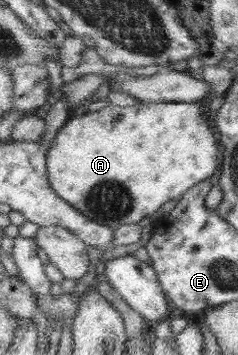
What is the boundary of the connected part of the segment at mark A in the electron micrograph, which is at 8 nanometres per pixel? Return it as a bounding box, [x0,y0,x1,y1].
[48,102,221,230]

